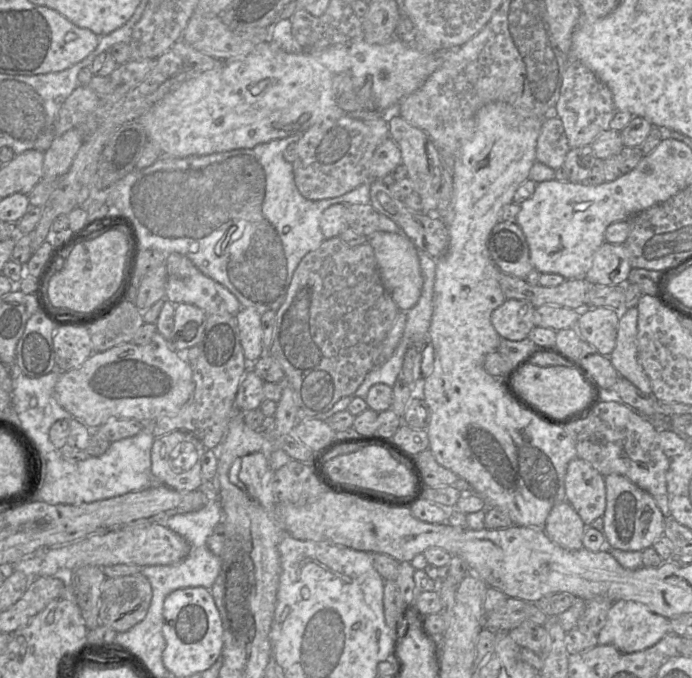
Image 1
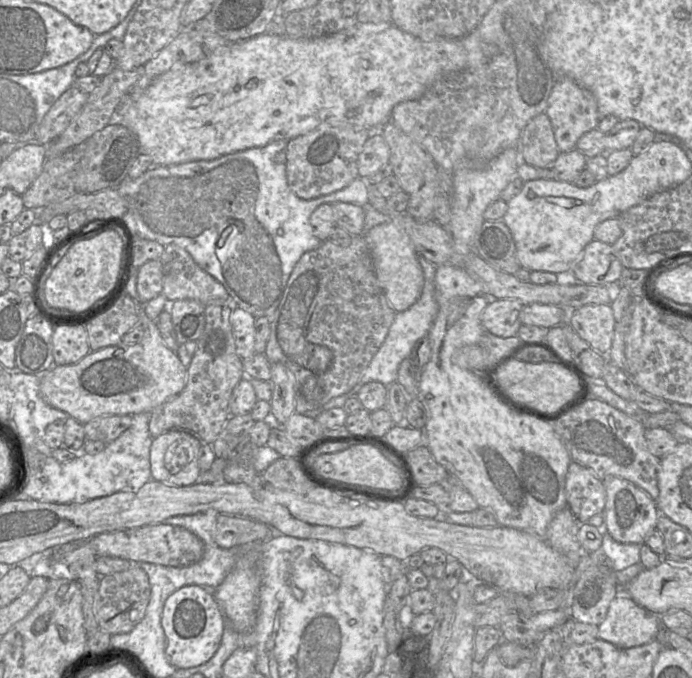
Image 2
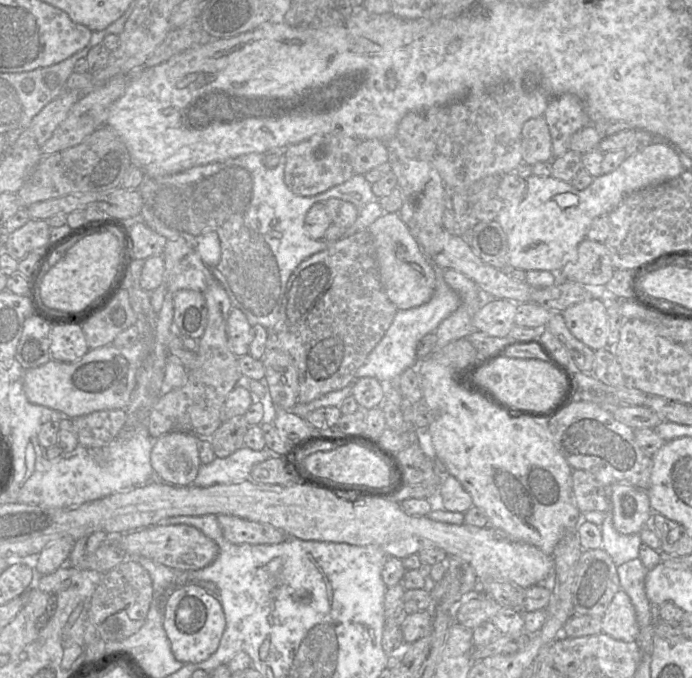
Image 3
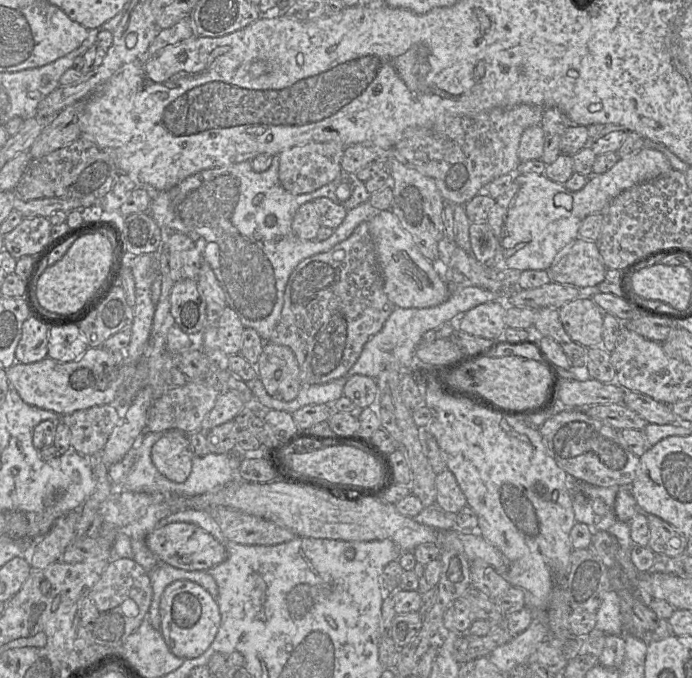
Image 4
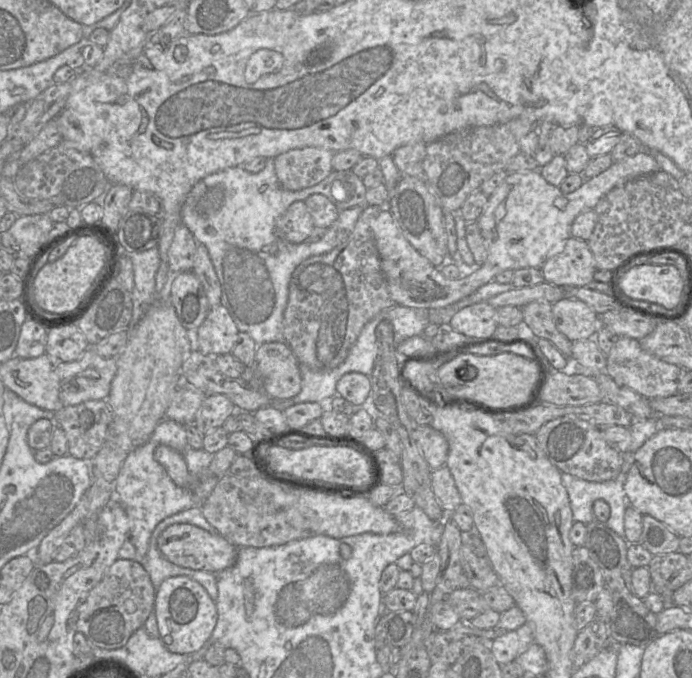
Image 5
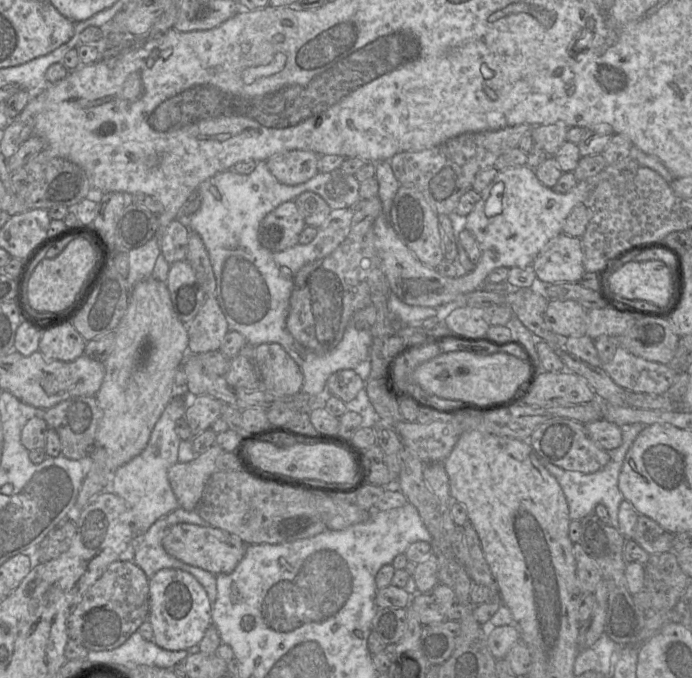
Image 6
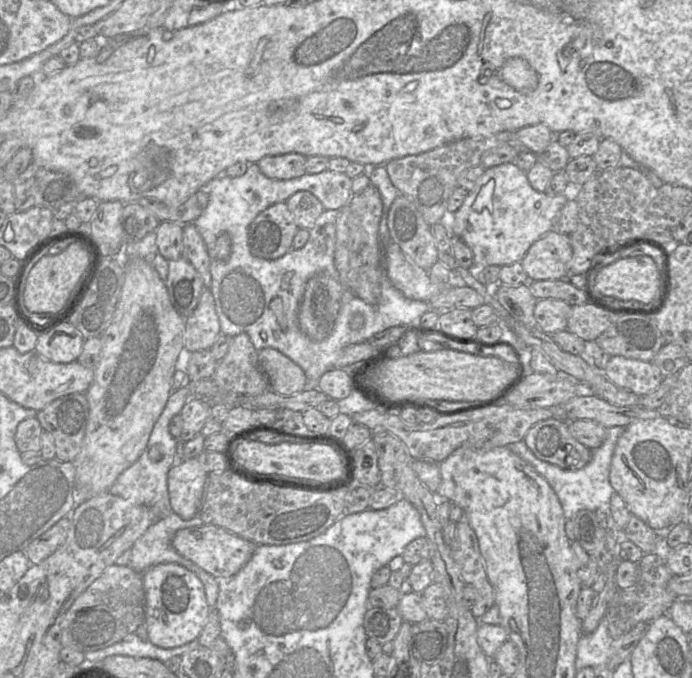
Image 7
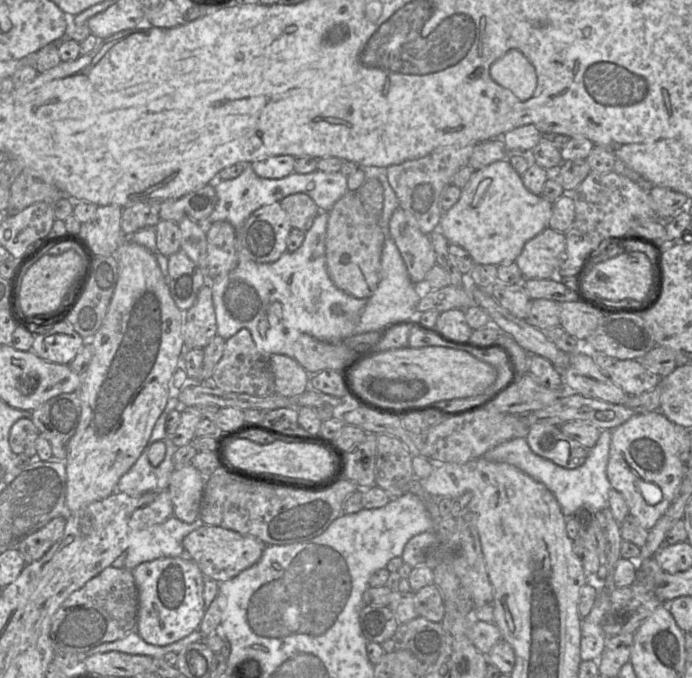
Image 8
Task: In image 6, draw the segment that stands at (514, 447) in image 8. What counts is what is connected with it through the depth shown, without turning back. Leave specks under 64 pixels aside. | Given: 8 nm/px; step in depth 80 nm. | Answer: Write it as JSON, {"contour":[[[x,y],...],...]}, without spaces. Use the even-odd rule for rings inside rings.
{"contour":[[[642,423],[625,424],[621,426],[622,443],[619,447],[608,451],[610,455],[609,462],[600,470],[584,474],[578,471],[564,470],[551,463],[543,463],[550,474],[557,480],[561,486],[569,508],[569,517],[571,521],[580,521],[585,516],[594,513],[595,507],[602,504],[606,507],[609,515],[609,525],[615,529],[619,528],[618,510],[624,496],[618,487],[618,477],[622,468],[627,451],[631,447],[639,433],[647,425]]]}

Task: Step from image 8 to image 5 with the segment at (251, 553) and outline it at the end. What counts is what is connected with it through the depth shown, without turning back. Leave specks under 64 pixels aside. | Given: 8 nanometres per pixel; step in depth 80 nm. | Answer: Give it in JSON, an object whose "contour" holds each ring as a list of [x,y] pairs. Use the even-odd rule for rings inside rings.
{"contour":[[[175,523],[168,526],[158,537],[157,546],[161,554],[171,563],[196,571],[220,572],[234,565],[237,559],[238,547],[230,543],[220,534],[211,534],[208,531],[184,523]]]}

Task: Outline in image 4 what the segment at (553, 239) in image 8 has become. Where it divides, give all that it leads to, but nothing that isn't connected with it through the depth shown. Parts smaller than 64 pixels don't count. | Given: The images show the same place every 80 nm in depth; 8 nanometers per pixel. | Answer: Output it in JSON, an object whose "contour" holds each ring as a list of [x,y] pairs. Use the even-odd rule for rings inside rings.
{"contour":[[[578,237],[556,256],[548,271],[551,281],[583,289],[603,282],[607,267],[597,243]]]}

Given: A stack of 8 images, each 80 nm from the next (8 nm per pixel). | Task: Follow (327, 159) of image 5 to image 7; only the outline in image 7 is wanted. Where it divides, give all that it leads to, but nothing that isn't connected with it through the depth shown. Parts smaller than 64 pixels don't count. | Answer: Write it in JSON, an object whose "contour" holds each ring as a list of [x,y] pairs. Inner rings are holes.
{"contour":[[[287,153],[266,156],[257,162],[260,171],[267,177],[278,180],[298,178],[306,174],[306,160],[302,154]]]}

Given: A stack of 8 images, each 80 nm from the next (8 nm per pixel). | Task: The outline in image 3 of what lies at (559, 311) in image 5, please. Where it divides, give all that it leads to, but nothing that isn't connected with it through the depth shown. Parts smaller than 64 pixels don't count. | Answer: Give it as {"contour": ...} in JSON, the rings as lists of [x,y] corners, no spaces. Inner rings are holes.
{"contour":[[[595,298],[569,306],[562,312],[568,329],[593,351],[608,346],[606,298]]]}

